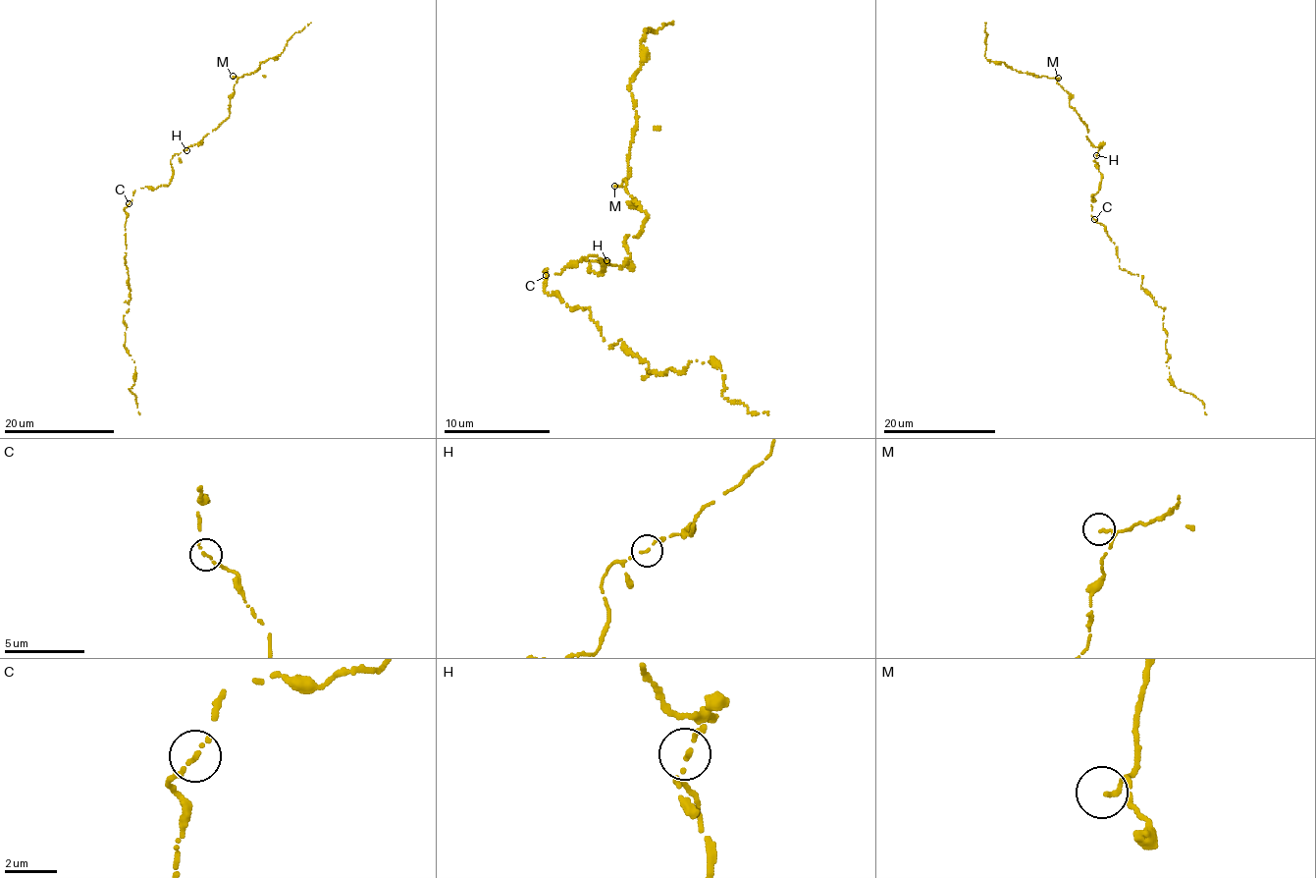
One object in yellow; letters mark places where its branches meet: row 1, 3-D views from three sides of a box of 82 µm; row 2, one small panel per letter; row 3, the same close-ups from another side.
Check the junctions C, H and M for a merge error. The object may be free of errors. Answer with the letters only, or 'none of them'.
none of them

